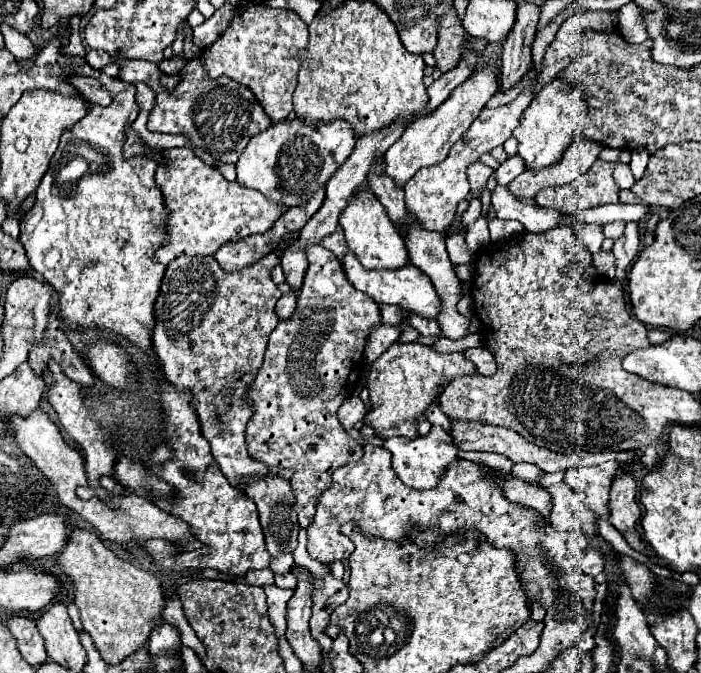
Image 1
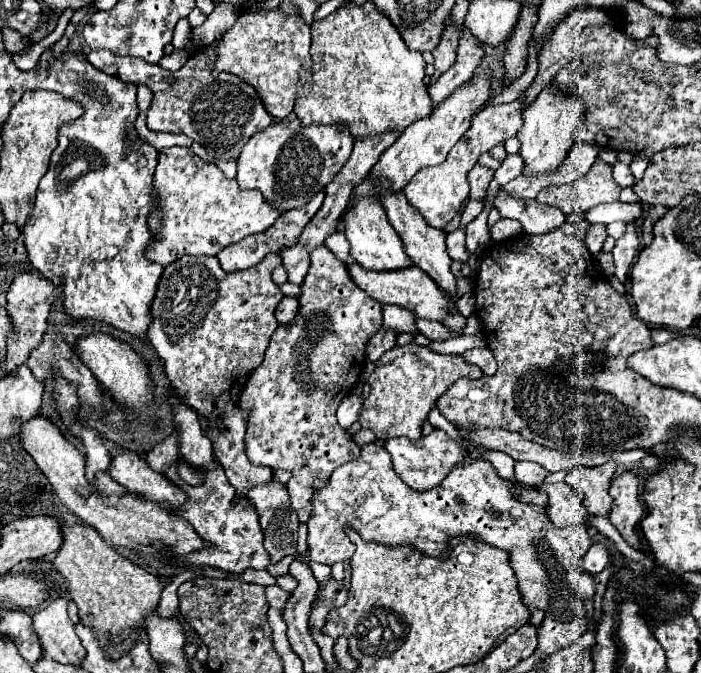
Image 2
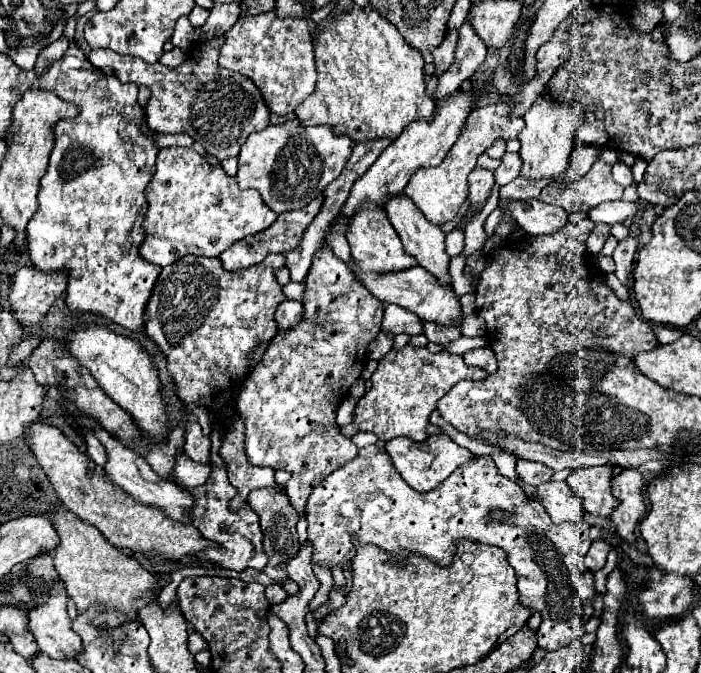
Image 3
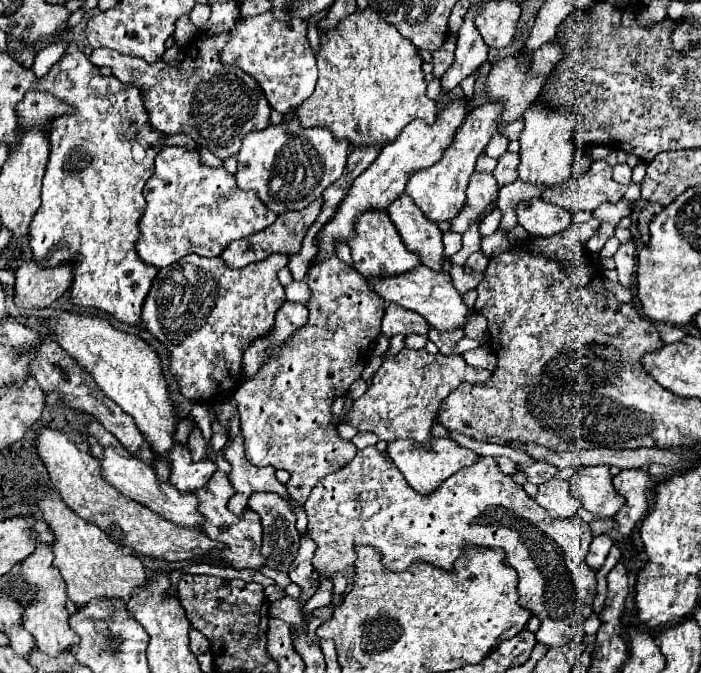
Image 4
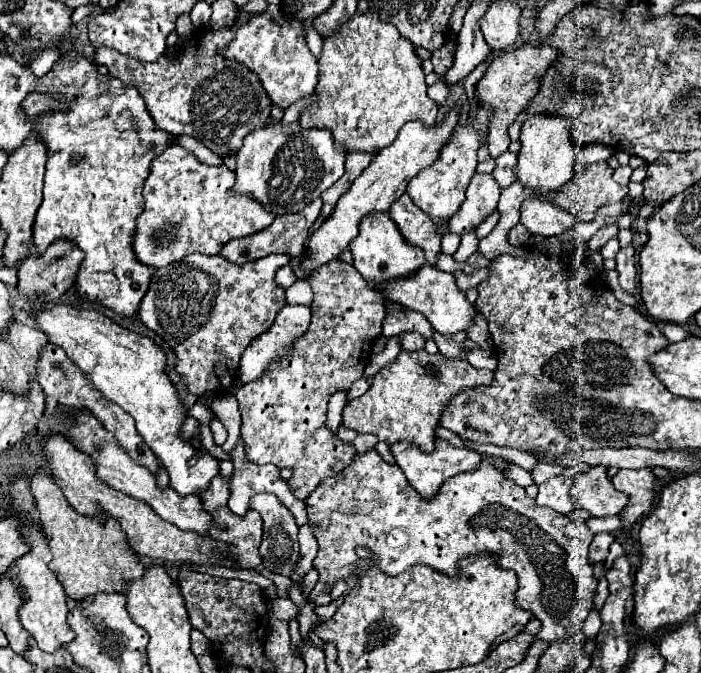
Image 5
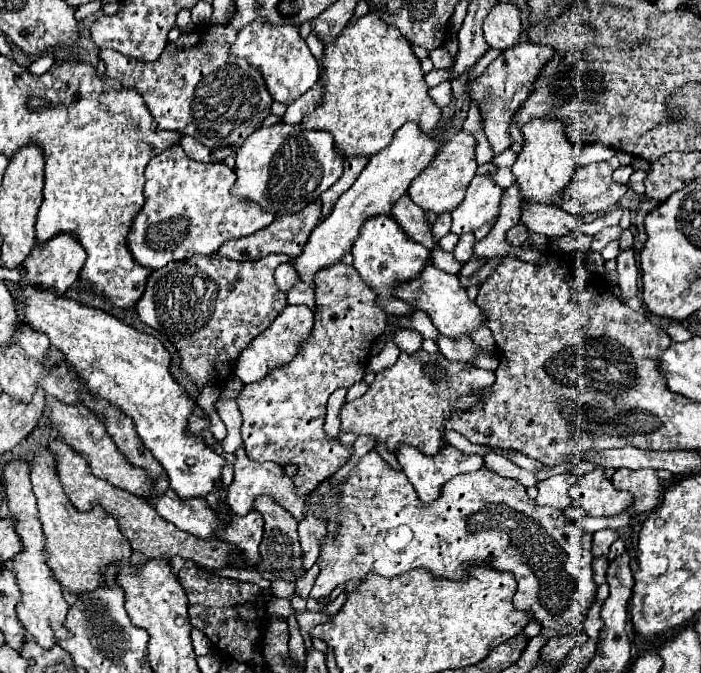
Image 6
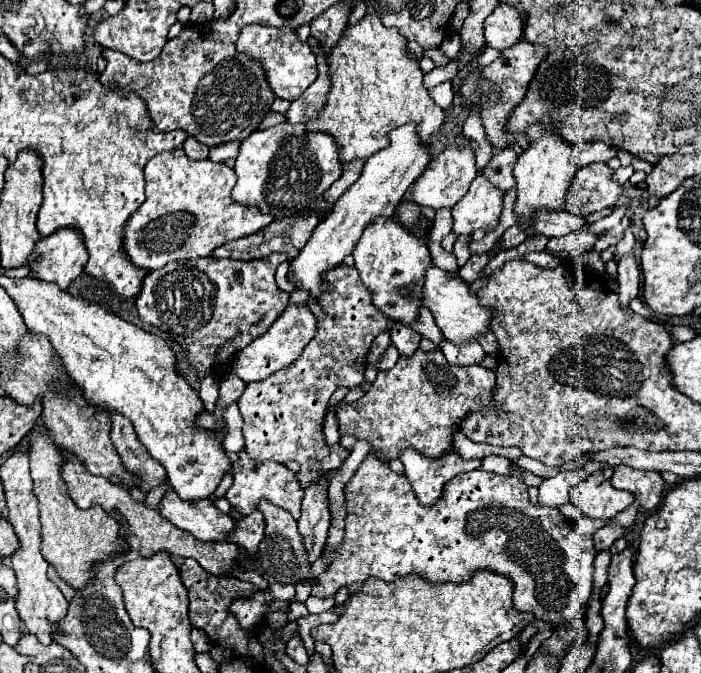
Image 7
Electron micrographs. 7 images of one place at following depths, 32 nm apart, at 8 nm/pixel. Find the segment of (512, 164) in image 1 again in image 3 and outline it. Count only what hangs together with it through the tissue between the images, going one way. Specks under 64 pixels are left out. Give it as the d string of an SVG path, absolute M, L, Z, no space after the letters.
M506 152L502 158L500 158L500 166L494 170L494 176L496 176L496 184L508 184L512 182L514 178L518 178L520 174L520 156L518 154L510 154Z

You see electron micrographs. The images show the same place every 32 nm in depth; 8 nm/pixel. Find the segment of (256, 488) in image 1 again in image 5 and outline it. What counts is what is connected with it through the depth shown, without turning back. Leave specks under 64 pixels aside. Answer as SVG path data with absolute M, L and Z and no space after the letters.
M258 494L250 502L252 510L260 512L264 520L264 538L260 544L262 566L274 574L290 578L298 566L298 524L288 508L284 508L272 494Z

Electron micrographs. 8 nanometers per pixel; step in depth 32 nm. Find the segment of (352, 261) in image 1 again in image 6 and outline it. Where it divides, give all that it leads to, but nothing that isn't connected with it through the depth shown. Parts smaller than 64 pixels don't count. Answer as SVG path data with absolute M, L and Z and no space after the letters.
M428 264L424 268L424 272L420 274L418 280L408 282L408 284L400 284L396 288L396 296L402 298L404 302L410 302L412 306L416 306L418 310L426 310L434 322L434 326L440 330L440 334L456 340L460 336L470 336L472 332L476 332L484 322L486 322L486 314L484 310L476 304L476 300L472 300L466 292L466 288L460 284L456 274L448 274L432 264Z

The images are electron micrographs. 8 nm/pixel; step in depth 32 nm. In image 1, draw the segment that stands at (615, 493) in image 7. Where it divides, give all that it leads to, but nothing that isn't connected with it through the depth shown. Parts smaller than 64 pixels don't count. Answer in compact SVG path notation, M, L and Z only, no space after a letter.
M610 460L594 468L570 468L566 470L564 482L576 492L586 496L586 506L592 510L596 516L606 518L608 516L608 490L610 484L616 476L618 462Z

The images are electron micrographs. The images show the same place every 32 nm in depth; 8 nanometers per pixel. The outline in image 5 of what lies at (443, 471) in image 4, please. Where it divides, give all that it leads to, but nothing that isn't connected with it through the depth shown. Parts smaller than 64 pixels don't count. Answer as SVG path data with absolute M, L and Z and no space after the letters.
M446 440L436 442L436 452L432 452L432 454L424 454L418 446L412 446L412 444L408 444L408 442L398 442L398 444L394 444L394 446L390 448L390 452L394 454L396 464L402 468L402 472L406 474L408 482L412 484L412 488L414 488L424 500L434 498L434 496L438 494L440 486L442 486L448 478L452 478L452 476L456 476L456 474L460 474L460 472L466 472L466 470L474 470L474 468L480 466L480 462L482 462L482 456L480 456L478 452L454 448L454 446L450 446Z

